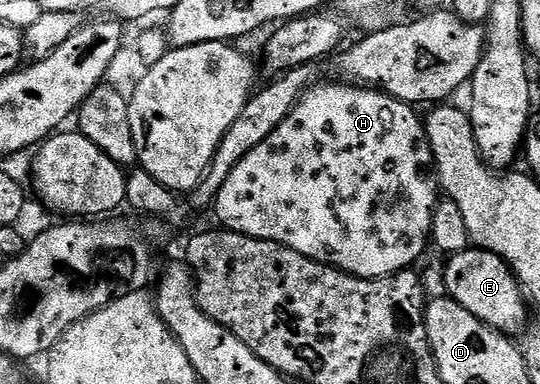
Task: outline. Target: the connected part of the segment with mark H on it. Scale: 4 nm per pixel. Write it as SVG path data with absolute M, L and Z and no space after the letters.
M319 82L311 86L307 92L298 100L298 105L288 114L288 118L284 118L284 122L280 122L280 126L276 126L276 130L272 130L272 134L268 134L268 138L264 142L260 142L260 146L256 146L256 150L252 150L244 158L244 162L240 162L240 166L236 166L236 170L232 170L232 174L228 174L228 182L224 182L224 186L218 192L218 199L214 201L213 211L218 211L218 220L223 229L231 232L239 232L245 236L251 236L257 240L271 240L277 244L288 246L292 250L296 250L300 254L304 254L308 258L312 258L316 262L326 264L329 268L339 268L342 272L349 272L352 276L359 276L362 280L379 280L385 276L395 276L398 272L404 272L415 267L414 263L422 256L422 251L428 248L430 239L430 227L432 226L432 214L440 199L440 189L438 187L438 173L434 171L434 155L432 154L432 146L428 142L428 134L426 133L426 125L423 117L417 116L415 109L411 105L406 104L402 100L392 98L387 92L380 92L376 88L364 88L353 84L343 84L341 82L333 82L334 84L325 84Z

